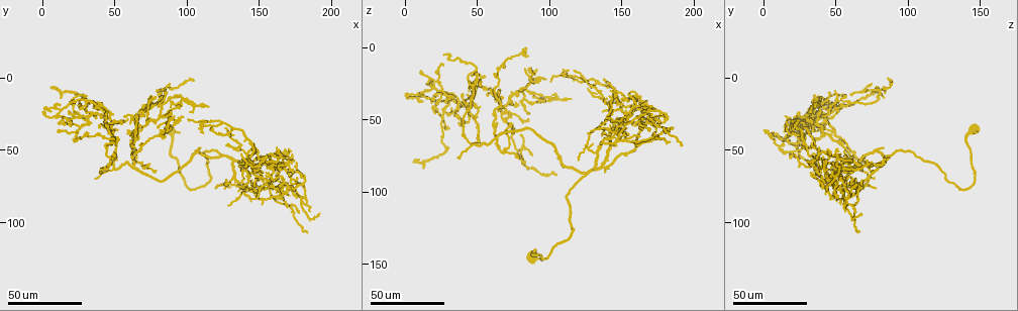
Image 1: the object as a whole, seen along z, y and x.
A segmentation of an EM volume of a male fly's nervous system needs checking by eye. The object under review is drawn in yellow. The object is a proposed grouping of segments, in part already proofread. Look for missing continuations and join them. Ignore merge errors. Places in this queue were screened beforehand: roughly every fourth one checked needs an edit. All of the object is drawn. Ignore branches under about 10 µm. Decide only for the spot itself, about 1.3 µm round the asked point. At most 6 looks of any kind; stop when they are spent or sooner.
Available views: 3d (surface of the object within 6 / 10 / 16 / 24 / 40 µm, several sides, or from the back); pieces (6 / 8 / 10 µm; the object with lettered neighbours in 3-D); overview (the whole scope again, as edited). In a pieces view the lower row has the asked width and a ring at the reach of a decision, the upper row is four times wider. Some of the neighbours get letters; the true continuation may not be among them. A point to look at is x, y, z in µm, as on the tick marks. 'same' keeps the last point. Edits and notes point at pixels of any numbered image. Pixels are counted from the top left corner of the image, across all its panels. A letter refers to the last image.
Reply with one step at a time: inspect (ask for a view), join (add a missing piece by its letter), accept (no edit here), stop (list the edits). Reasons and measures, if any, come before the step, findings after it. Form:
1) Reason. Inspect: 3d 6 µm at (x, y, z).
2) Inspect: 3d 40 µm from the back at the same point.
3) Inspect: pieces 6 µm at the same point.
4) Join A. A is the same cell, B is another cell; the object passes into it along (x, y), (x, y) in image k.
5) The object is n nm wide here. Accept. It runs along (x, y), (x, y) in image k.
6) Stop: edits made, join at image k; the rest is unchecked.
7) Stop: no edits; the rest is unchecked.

Branch stops here. Inspect: 3d 24 µm at (22, 16, 44).

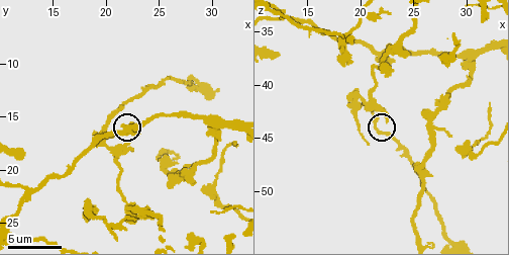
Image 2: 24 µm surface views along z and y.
Inspect: pieces 6 µm at (22.4, 18.2, 43.2).

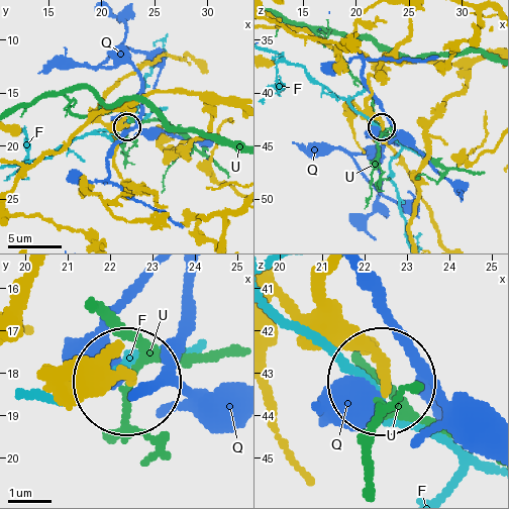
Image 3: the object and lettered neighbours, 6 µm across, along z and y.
Accept. F, Q and U are other cells; it runs along (412, 17), (404, 42), (369, 78), (367, 104), (380, 125) in image 3; none of them fits.

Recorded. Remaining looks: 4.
Branch stops here. Inspect: 3d 24 µm at (152, 88, 54).

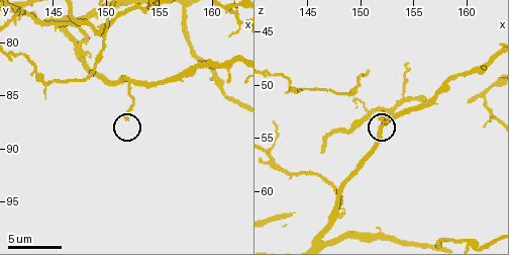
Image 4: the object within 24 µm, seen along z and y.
Inspect: pieces 10 µm at (151.8, 87.0, 53.0).

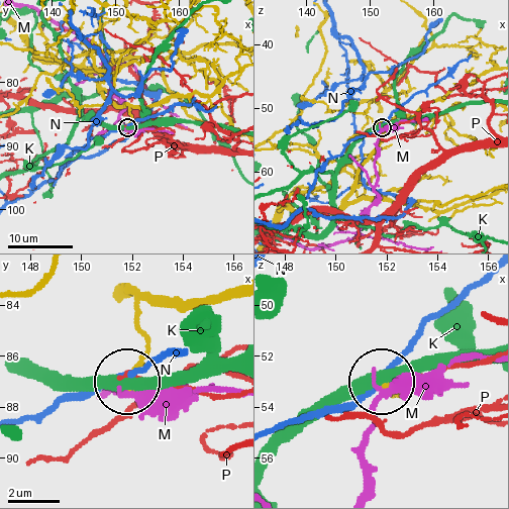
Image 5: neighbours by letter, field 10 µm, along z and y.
The object is 220 nm wide here. Accept. K, M, N and P are other cells; it runs along (116, 295), (129, 293), (140, 311), (144, 349), (129, 380) in image 5; no lettered piece goes on from it.

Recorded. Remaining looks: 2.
Free end. Inspect: 3d 40 µm at (36, 68, 76).

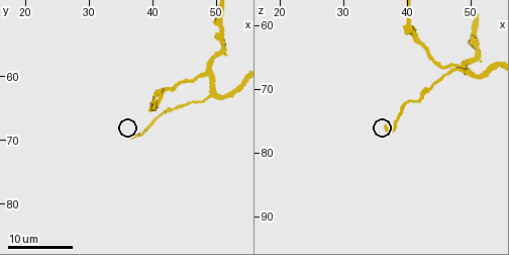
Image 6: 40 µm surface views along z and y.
Inspect: pieces 6 µm at (37.0, 70.0, 75.5).

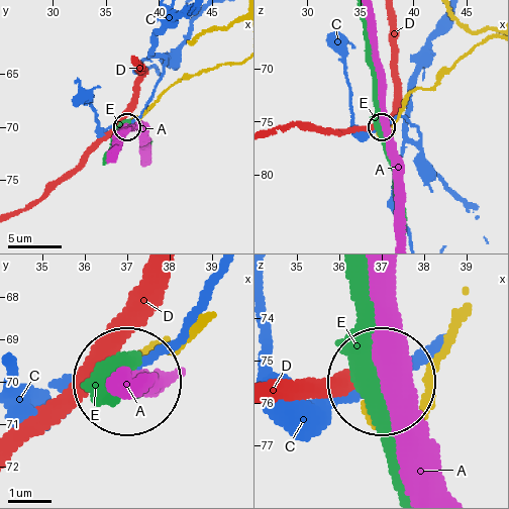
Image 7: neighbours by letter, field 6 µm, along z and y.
Accept. A, C, D and E are other cells; none of them fits.

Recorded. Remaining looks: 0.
Stop: no edits; the rest is unchecked.

